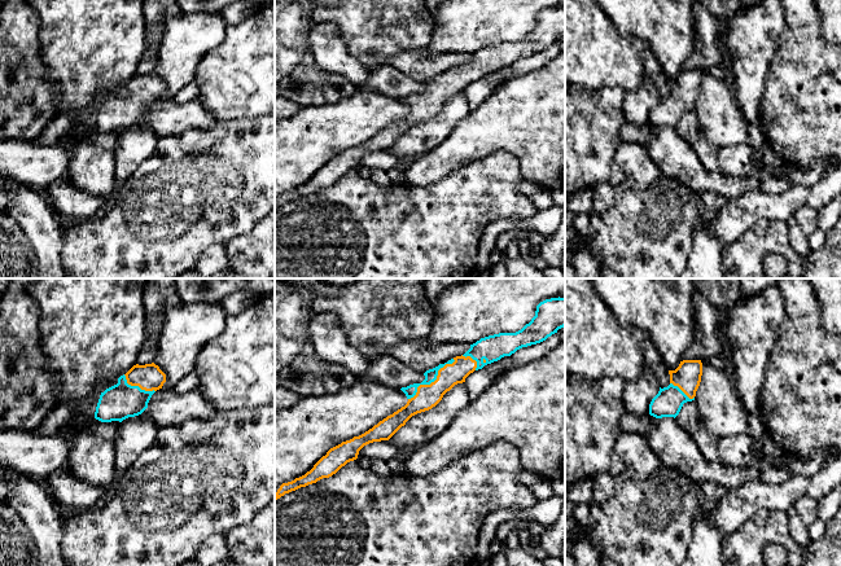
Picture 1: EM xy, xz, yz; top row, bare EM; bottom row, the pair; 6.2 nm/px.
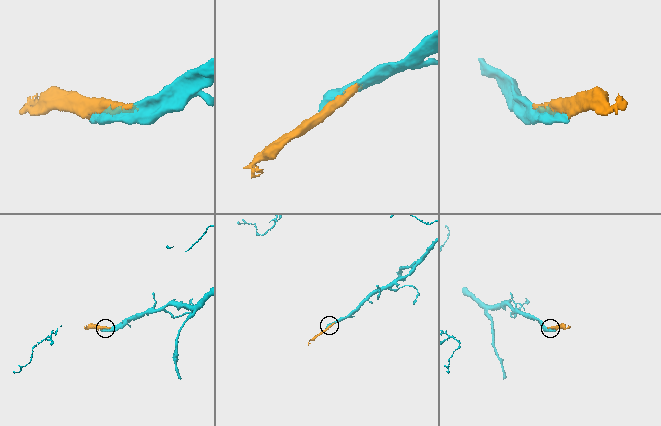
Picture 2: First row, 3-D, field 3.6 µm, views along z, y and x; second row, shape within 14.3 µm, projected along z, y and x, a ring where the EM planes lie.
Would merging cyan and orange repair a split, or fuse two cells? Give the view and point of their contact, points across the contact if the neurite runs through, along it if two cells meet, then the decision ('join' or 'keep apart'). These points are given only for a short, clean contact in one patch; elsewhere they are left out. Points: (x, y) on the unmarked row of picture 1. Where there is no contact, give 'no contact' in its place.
contact xz (432, 91); join

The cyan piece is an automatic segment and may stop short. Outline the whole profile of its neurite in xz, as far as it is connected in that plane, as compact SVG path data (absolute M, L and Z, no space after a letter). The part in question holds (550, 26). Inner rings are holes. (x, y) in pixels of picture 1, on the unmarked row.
M551 8L536 16L535 26L516 43L499 43L481 48L470 54L461 66L424 83L421 93L413 93L400 100L408 111L404 117L387 126L359 146L330 158L314 177L292 192L282 193L275 203L275 210L301 197L316 193L336 184L347 172L358 168L359 161L373 152L389 150L415 124L435 117L455 95L485 75L511 66L517 60L546 51L565 36L565 8Z

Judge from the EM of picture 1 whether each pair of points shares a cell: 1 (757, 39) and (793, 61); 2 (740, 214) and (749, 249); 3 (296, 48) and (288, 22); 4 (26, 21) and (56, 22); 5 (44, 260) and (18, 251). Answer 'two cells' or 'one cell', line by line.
1: two cells
2: two cells
3: one cell
4: two cells
5: two cells

